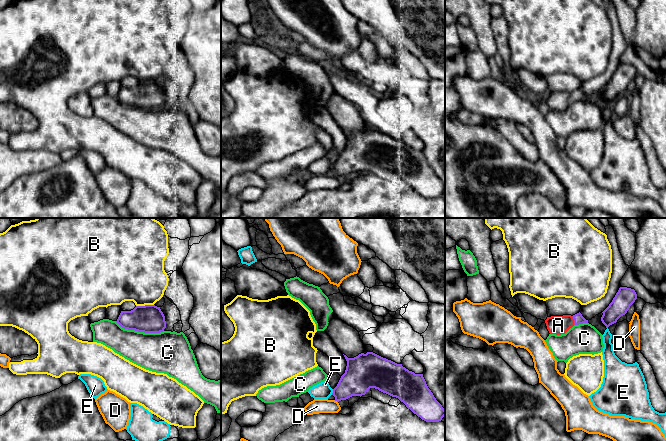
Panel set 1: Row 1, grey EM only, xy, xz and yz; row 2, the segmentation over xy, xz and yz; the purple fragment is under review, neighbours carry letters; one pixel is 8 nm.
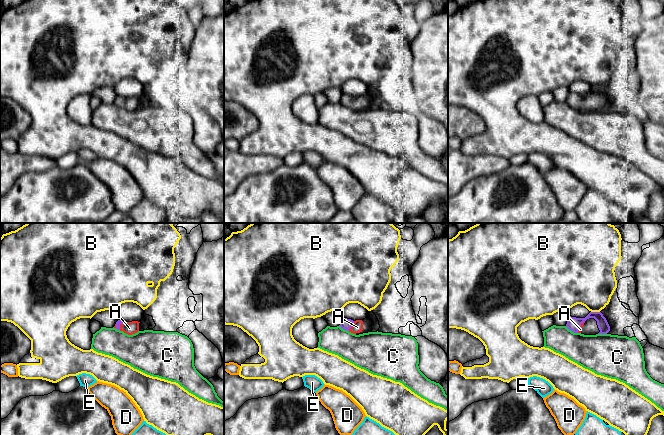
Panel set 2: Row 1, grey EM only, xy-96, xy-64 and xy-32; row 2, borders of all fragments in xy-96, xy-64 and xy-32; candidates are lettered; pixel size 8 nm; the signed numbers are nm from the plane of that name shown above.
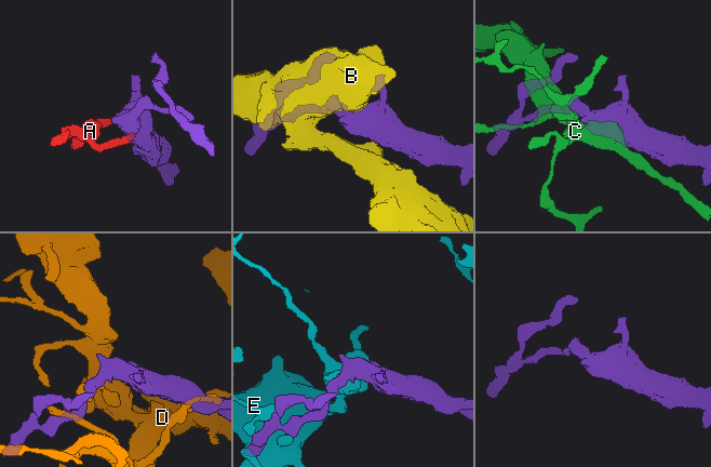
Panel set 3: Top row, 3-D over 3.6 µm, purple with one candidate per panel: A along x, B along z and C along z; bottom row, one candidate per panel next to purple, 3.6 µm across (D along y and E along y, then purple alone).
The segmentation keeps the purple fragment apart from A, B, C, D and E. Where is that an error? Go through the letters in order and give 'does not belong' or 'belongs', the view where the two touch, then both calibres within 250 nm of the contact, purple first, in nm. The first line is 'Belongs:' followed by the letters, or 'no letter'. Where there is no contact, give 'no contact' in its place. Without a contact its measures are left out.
Belongs: A
A: belongs; meets purple in yz; 80 nm thick on the purple side, 150 nm on the other
B: does not belong; meets purple in xy; 220 nm thick on the purple side, 420 nm on the other
C: does not belong; meets purple in xy; 220 nm thick on the purple side, 320 nm on the other
D: does not belong; meets purple in xz; 240 nm thick on the purple side, 120 nm on the other
E: does not belong; meets purple in xz; 240 nm thick on the purple side, 130 nm on the other

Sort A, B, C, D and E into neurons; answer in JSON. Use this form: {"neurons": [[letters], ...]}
{"neurons": [["A"], ["B"], ["C"], ["D"], ["E"]]}

